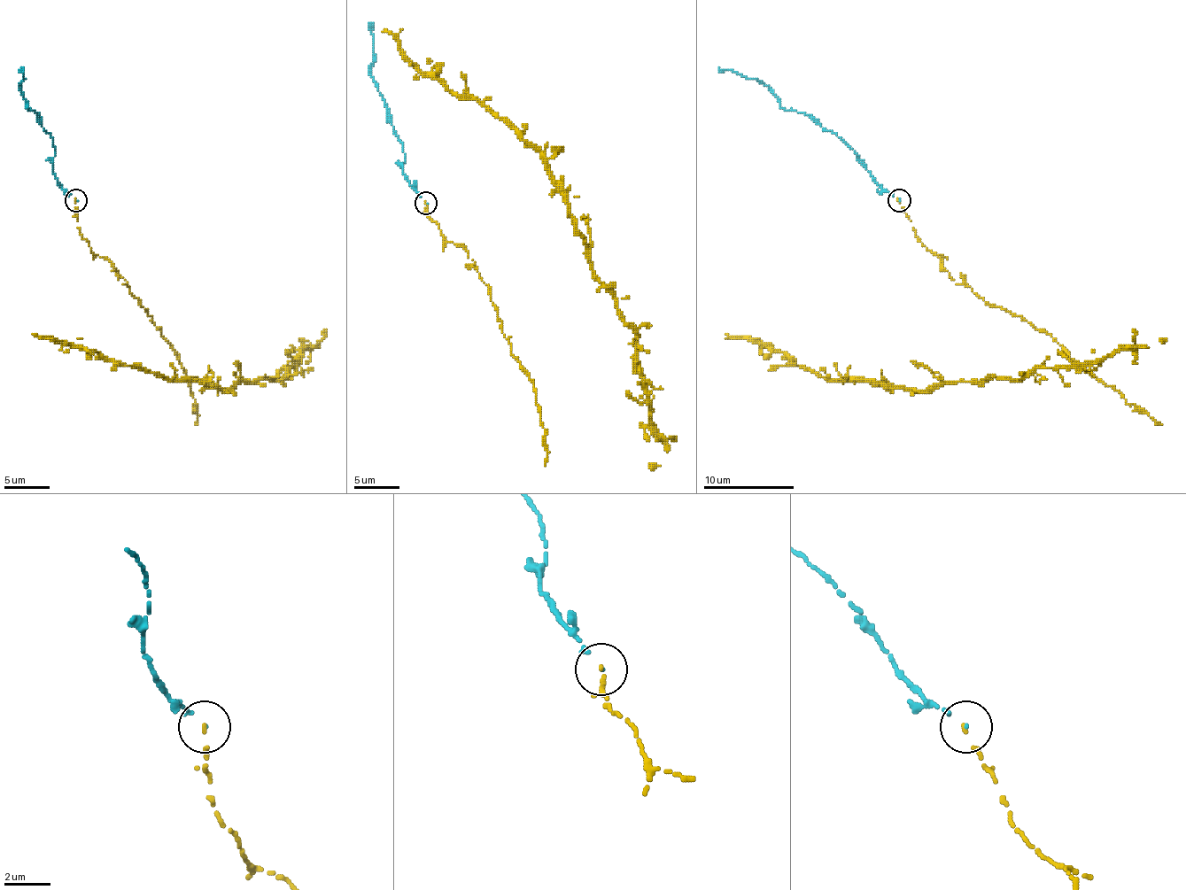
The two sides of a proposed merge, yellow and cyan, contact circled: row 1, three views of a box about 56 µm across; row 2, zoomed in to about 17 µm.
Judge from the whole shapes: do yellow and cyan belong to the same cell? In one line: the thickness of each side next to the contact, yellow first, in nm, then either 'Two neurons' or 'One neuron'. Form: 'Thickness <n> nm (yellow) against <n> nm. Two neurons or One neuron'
Thickness 130 nm (yellow) against 90 nm. One neuron

